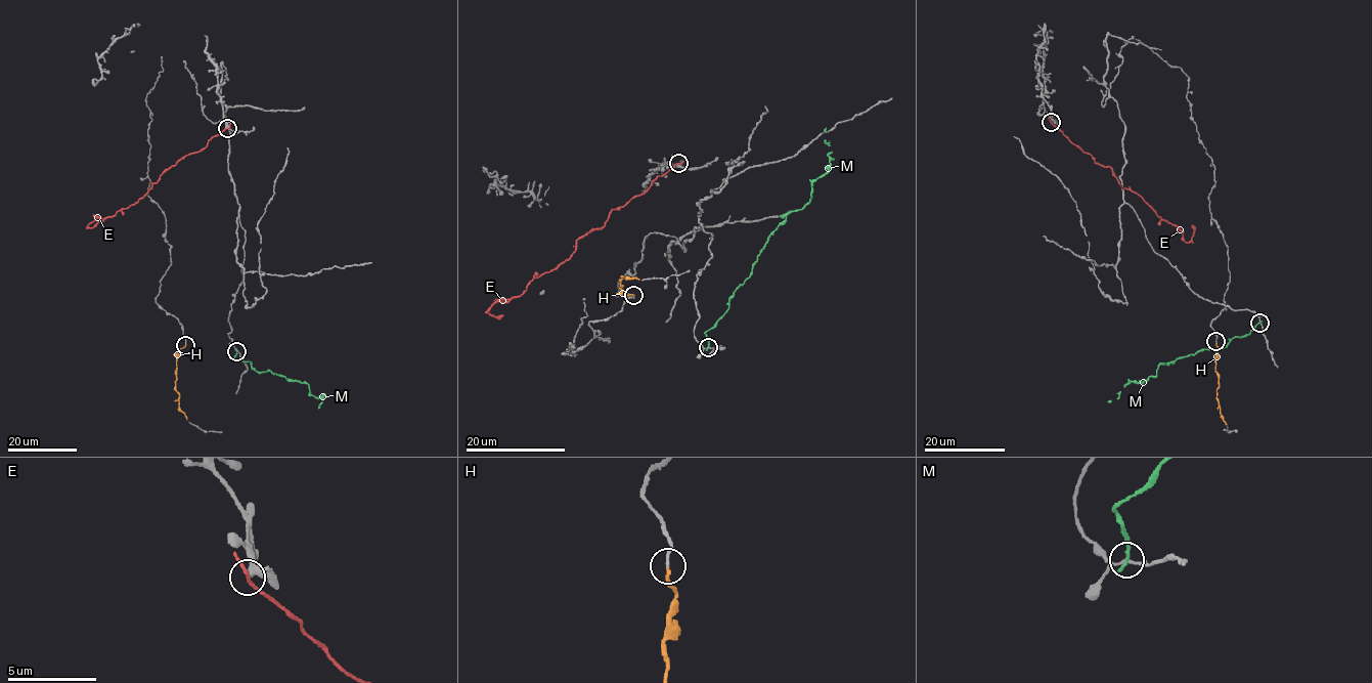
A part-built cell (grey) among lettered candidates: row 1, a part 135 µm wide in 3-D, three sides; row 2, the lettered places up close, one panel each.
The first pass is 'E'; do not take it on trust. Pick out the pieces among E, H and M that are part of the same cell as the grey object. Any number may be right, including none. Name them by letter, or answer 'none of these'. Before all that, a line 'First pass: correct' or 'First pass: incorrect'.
First pass: incorrect
H

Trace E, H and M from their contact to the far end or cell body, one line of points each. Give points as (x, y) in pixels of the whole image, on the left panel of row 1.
E: (226, 128), (210, 139), (201, 151), (187, 155), (167, 169), (135, 203), (91, 227), (88, 226), (99, 217)
H: (185, 345), (179, 349), (175, 390), (179, 396), (179, 407), (187, 420)
M: (236, 351), (234, 357), (249, 361), (261, 372), (268, 370), (304, 382), (309, 394), (322, 394), (319, 408)

